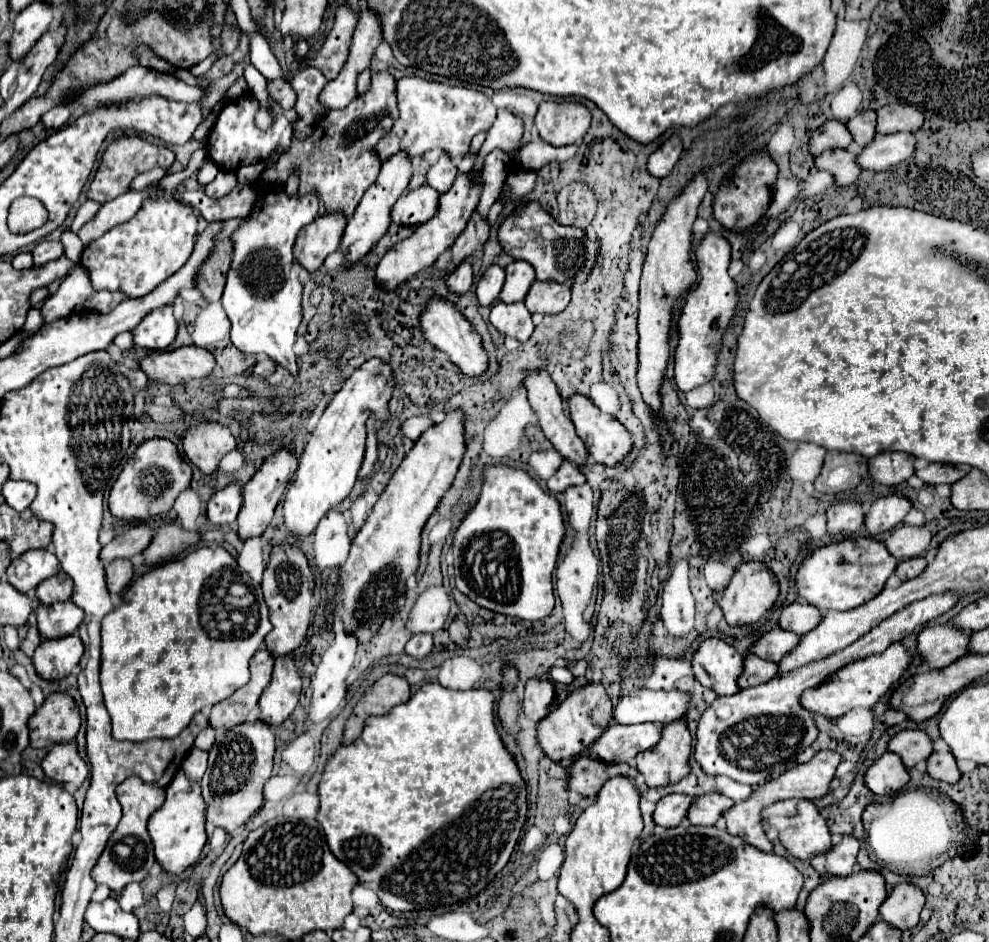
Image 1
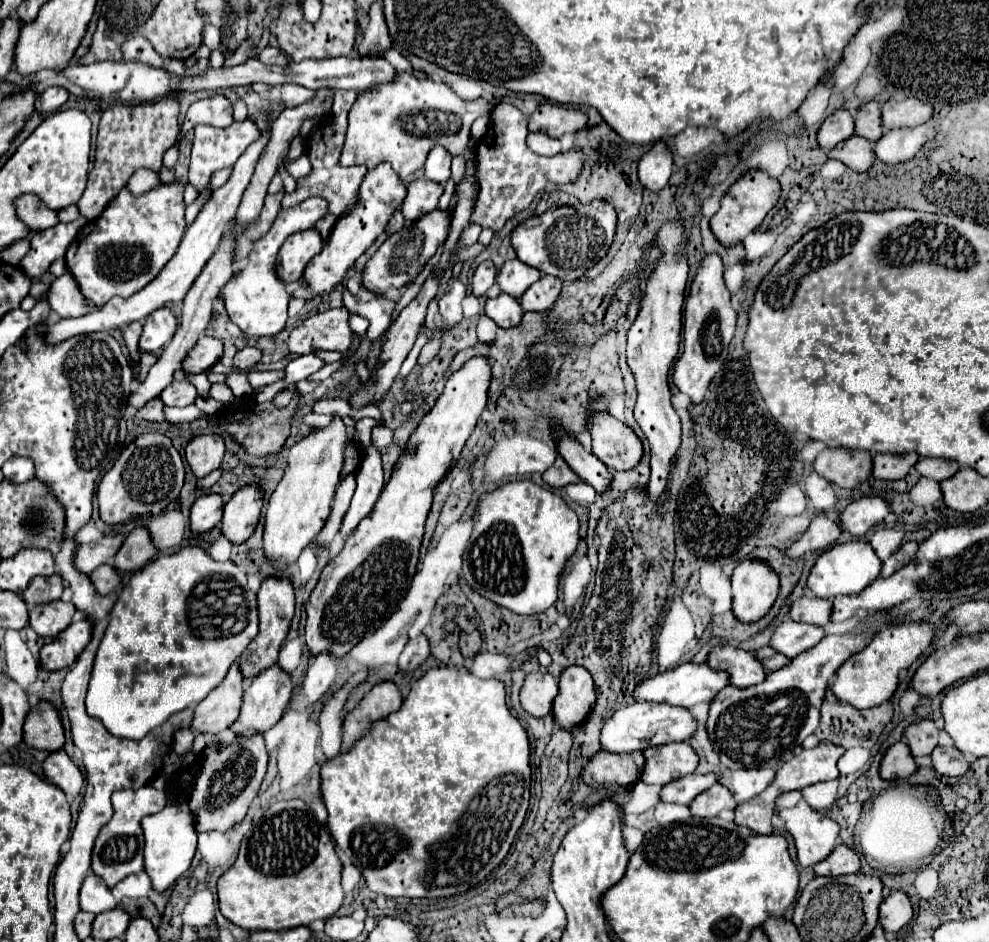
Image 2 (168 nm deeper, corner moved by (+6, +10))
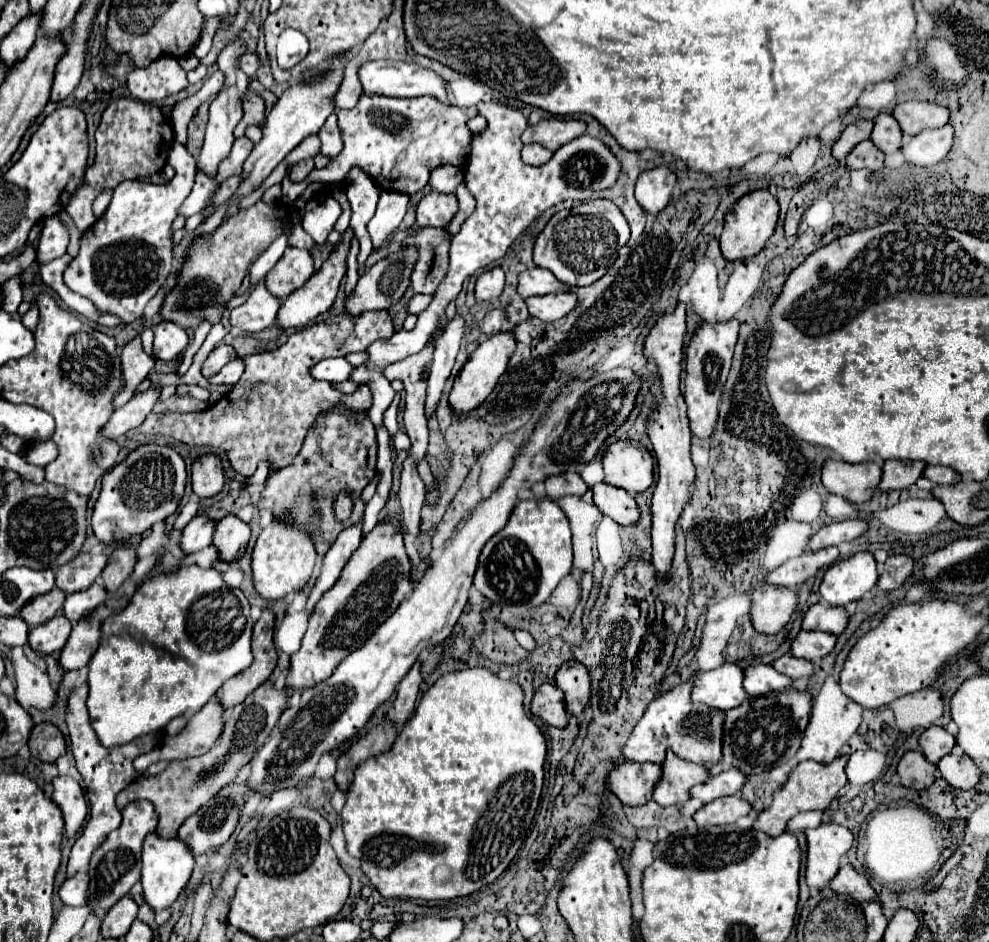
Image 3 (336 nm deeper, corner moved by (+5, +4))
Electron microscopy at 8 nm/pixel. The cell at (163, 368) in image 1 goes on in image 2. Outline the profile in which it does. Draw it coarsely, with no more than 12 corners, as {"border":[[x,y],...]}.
{"border":[[202,336],[188,352],[182,368],[200,374],[222,356],[222,342]]}

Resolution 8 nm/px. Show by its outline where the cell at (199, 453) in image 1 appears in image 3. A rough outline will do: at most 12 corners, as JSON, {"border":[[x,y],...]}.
{"border":[[217,454],[193,462],[195,496],[213,498],[223,490],[225,474]]}

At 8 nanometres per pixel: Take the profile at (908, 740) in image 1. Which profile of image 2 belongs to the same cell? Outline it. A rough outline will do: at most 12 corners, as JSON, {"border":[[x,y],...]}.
{"border":[[932,720],[914,722],[902,740],[912,756],[928,756],[938,746]]}

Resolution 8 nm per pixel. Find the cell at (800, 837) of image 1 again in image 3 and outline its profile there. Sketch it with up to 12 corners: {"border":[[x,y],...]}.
{"border":[[835,822],[807,828],[807,886],[823,890],[853,844]]}

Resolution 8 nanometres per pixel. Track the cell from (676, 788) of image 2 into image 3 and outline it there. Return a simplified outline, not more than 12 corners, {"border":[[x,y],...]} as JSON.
{"border":[[725,770],[695,786],[703,804],[737,794],[747,782],[741,770]]}

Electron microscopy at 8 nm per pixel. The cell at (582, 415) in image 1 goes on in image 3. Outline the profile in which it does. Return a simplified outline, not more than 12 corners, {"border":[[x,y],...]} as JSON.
{"border":[[615,442],[603,456],[607,484],[645,492],[653,456],[639,442]]}

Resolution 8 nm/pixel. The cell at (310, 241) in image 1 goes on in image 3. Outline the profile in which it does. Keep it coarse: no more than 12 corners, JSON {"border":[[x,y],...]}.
{"border":[[287,248],[265,286],[285,298],[313,272],[307,250]]}

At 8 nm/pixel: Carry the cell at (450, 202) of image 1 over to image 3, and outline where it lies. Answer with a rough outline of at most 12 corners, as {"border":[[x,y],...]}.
{"border":[[417,250],[393,252],[359,276],[345,312],[387,310],[411,284]]}

